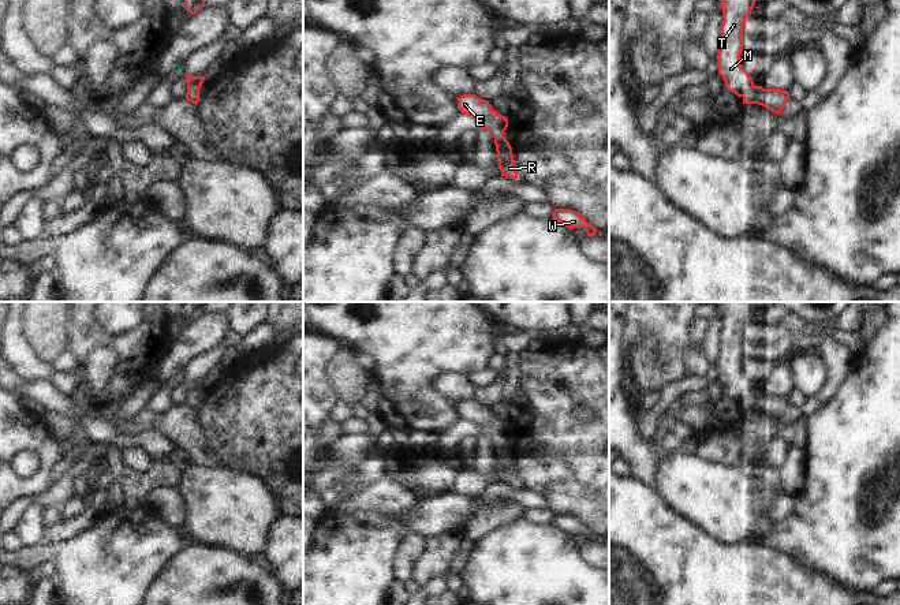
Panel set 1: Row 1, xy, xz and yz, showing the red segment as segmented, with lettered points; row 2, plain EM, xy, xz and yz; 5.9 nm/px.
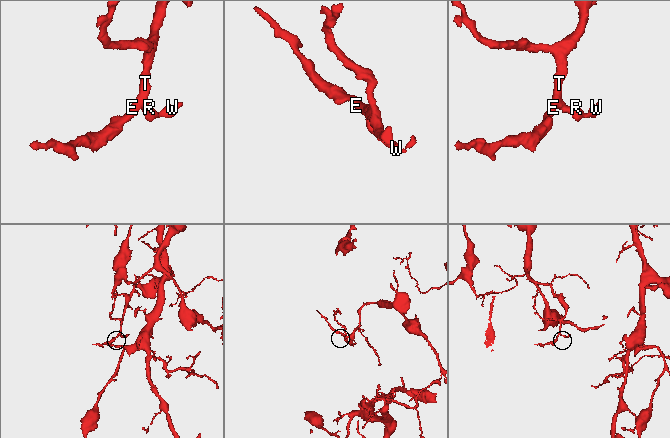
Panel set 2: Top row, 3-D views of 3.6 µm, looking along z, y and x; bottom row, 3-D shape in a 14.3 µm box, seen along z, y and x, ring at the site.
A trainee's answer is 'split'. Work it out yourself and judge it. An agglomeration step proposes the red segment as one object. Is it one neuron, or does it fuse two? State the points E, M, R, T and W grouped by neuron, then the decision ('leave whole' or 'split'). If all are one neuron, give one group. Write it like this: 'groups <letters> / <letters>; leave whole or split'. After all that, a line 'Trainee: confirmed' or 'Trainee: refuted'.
groups E M R T W; leave whole
Trainee: refuted

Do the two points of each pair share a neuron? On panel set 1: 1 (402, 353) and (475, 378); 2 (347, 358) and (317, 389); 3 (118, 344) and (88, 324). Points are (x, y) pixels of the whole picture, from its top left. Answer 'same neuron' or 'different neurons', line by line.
1: different neurons
2: different neurons
3: same neuron

